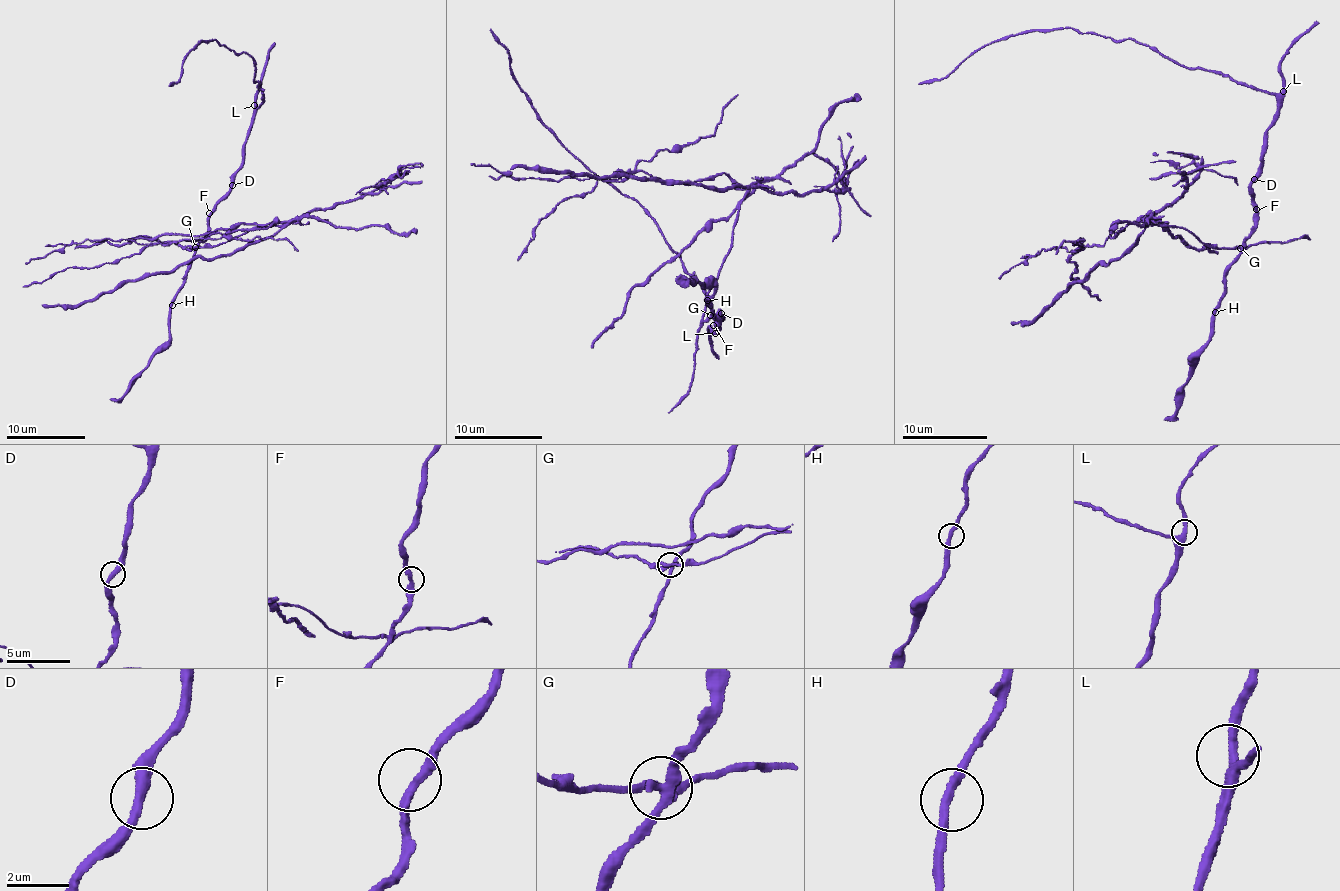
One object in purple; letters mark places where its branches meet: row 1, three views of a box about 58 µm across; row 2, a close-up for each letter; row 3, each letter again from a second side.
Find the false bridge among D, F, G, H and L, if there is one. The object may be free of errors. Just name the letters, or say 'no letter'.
G

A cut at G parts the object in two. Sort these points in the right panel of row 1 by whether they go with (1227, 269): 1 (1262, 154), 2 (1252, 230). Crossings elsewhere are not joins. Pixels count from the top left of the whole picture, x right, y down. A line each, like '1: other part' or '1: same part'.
1: same part
2: same part

